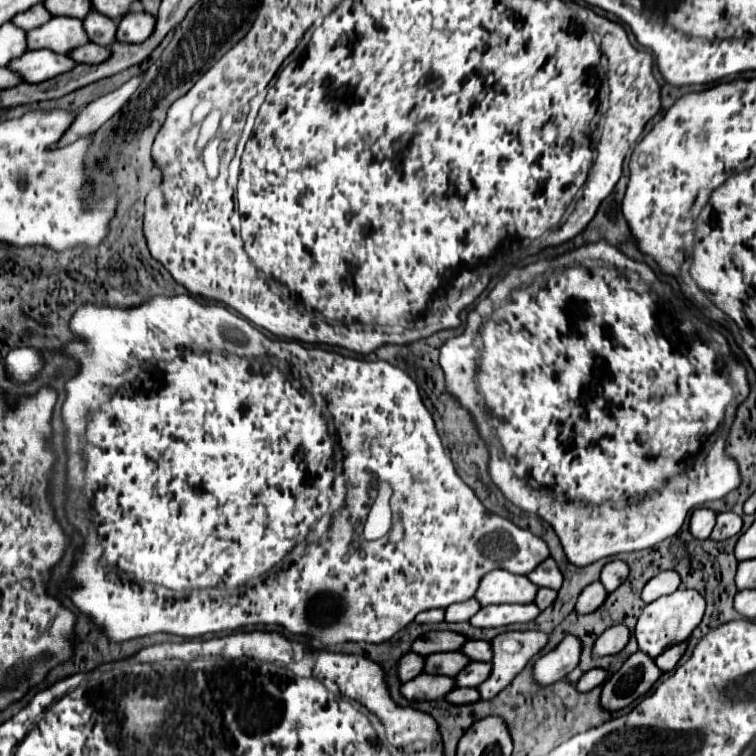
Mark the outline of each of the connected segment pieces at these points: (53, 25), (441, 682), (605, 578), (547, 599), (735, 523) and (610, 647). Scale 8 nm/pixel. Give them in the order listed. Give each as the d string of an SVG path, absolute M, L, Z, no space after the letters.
M53 17L49 23L27 31L27 47L29 49L51 49L55 53L69 53L69 49L77 49L77 45L85 45L89 41L83 21L73 17Z
M421 673L421 677L415 677L407 683L403 683L401 693L409 701L413 701L413 699L415 701L431 701L431 699L443 699L453 689L455 689L453 677Z
M619 559L609 561L601 571L601 583L609 593L613 589L617 589L627 577L629 577L629 565L625 561L619 561Z
M539 589L537 597L535 597L535 603L537 603L537 607L543 611L543 609L547 609L547 607L555 601L555 597L557 597L555 591L551 591L551 589Z
M719 513L717 515L717 525L711 533L711 539L715 541L723 541L723 539L729 539L733 535L737 535L743 527L743 521L739 515L735 513Z
M615 625L611 629L607 629L595 643L593 647L593 653L595 655L615 655L619 653L627 643L629 643L629 637L631 637L631 631L627 625Z

